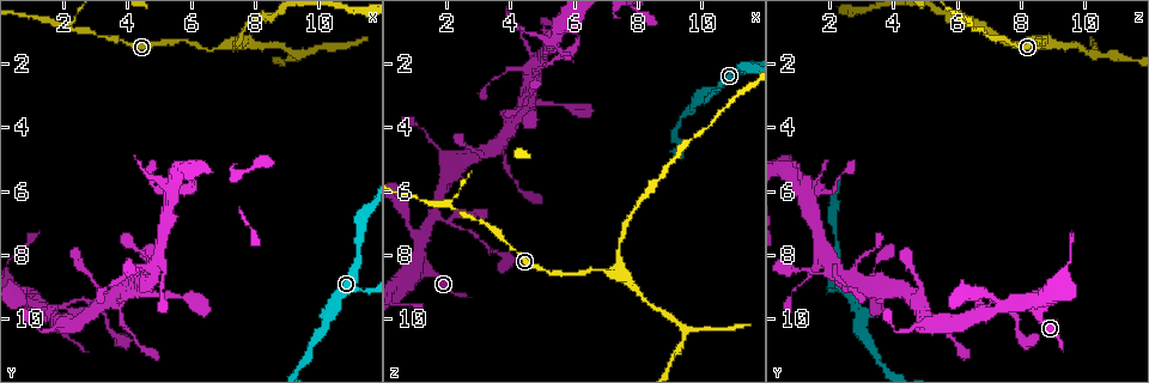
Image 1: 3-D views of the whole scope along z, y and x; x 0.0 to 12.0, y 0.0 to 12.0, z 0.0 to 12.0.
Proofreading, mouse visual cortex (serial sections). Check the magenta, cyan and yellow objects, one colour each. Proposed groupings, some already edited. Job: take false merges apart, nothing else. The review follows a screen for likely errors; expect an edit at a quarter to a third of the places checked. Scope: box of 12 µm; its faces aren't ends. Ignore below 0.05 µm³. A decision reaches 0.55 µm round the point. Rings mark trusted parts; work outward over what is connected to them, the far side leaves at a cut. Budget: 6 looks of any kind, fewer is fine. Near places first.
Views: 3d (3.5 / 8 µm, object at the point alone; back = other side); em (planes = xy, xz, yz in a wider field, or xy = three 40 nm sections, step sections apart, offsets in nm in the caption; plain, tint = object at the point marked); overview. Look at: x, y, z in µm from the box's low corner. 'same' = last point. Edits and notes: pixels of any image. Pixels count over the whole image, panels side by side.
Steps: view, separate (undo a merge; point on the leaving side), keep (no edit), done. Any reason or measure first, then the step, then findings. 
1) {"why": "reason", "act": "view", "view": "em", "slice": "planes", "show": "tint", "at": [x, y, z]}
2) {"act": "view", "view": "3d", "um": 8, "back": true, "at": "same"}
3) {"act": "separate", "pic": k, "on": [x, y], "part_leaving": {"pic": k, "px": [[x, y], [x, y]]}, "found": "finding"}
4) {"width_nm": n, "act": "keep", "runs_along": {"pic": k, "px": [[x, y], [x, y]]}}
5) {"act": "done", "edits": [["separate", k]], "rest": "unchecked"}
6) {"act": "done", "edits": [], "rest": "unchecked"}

{"why": "two arms in line, one across", "act": "view", "view": "3d", "um": 3.5, "at": [2.0, 0.8, 6.4]}

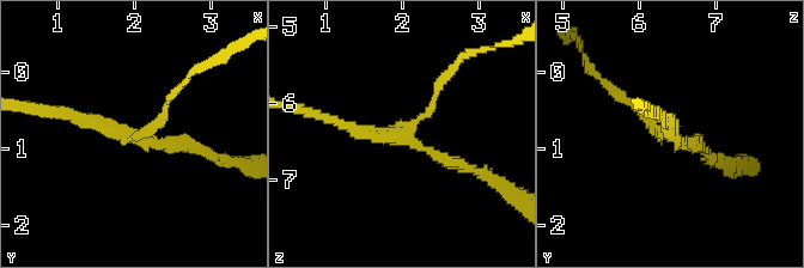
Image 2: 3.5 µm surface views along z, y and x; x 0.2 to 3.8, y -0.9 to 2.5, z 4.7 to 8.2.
{"arms": 3, "arm_widths_nm": [100, 150, 200], "act": "view", "view": "em", "slice": "planes", "show": "tint", "at": [2.00, 0.85, 6.45]}

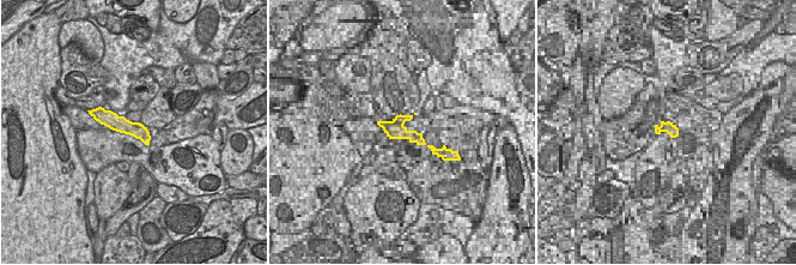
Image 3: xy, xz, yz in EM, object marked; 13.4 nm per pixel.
{"act": "separate", "pic": 2, "on": [623, 99], "part_leaving": {"pic": 2, "px": [[412, 126], [467, 49]]}, "found": "a second cell is stuck on"}

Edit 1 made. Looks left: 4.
{"act": "view", "view": "overview"}

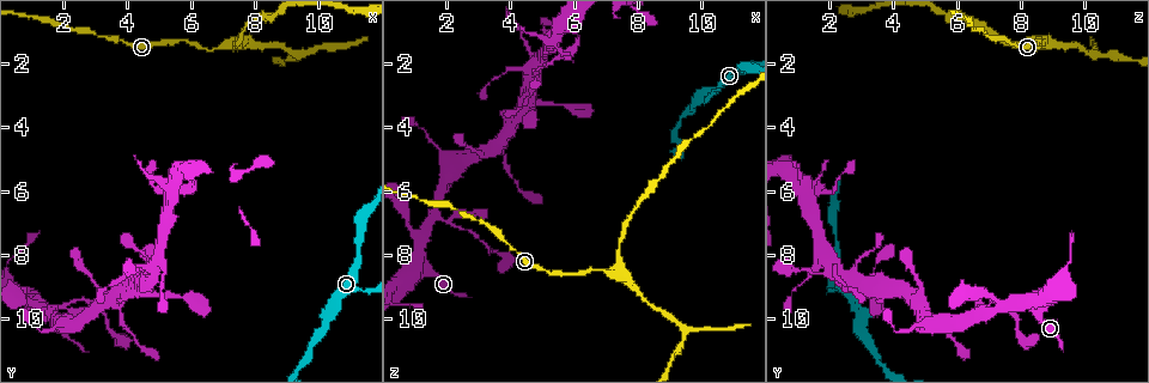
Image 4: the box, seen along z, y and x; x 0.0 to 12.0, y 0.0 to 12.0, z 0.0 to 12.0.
{"act": "view", "view": "3d", "um": 3.5, "at": [7.3, 1.4, 8.6]}

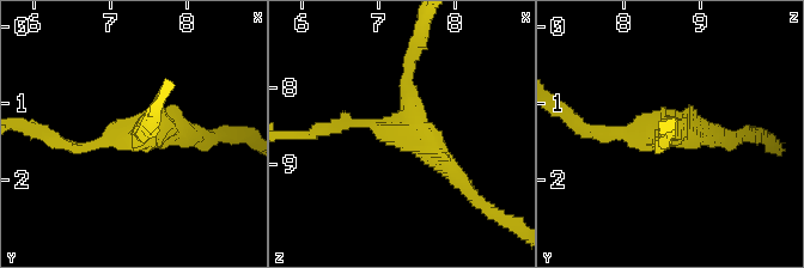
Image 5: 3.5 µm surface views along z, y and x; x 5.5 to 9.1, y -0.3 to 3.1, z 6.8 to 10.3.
{"arms": 3, "arm_widths_nm": [150, 150, 250], "act": "view", "view": "em", "slice": "xy", "step": 1, "show": "tint", "at": [7.40, 1.40, 8.50]}

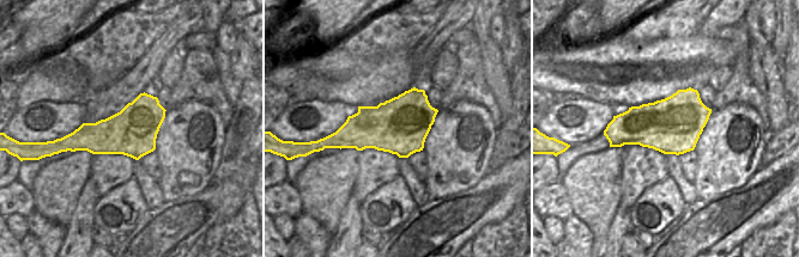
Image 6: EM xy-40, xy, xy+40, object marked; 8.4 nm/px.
{"act": "keep", "runs_along": {"pic": 5, "px": [[333, 129], [410, 123], [414, 49]]}, "found": "one cell here"}

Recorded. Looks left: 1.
{"act": "done", "edits": [["separate", 2]], "rest": "unchecked"}

